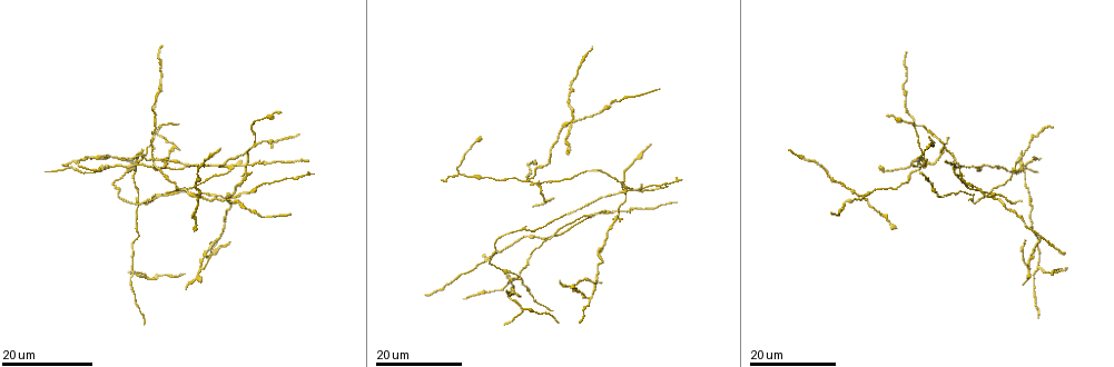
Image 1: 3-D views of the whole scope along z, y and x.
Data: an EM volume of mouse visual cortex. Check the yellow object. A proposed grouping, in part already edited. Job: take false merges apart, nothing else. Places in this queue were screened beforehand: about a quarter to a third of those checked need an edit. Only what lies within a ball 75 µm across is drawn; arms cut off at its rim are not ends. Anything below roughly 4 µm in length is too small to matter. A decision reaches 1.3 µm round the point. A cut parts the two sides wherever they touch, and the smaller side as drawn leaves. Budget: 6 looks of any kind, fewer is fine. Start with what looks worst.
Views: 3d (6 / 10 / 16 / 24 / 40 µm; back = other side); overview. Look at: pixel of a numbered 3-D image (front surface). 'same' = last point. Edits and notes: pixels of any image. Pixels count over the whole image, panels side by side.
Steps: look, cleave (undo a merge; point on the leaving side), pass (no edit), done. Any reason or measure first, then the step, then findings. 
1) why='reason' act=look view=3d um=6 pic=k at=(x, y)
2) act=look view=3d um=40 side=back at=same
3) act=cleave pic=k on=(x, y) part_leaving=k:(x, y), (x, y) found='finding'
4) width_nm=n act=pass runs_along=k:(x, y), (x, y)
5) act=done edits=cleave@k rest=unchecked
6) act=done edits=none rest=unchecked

why='side arm on a straight run' act=look view=3d um=16 pic=1 at=(458, 173)

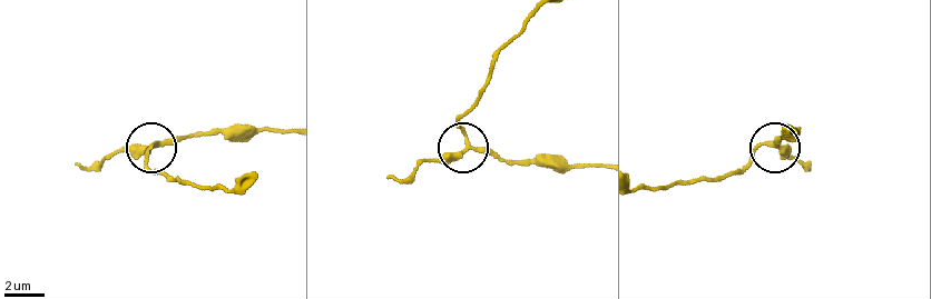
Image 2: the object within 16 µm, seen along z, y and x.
act=look view=3d um=6 pic=2 at=(465, 151)

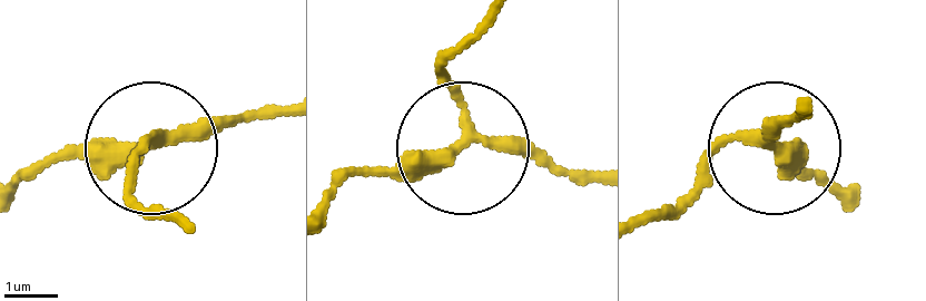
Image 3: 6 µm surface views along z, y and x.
side_arm_um=5 act=pass runs_along=3:(276, 102), (170, 142), (104, 142), (28, 167) found='continuous, no second neuron'

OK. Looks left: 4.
why='sudden change in width' act=look view=3d um=16 pic=1 at=(1017, 170)

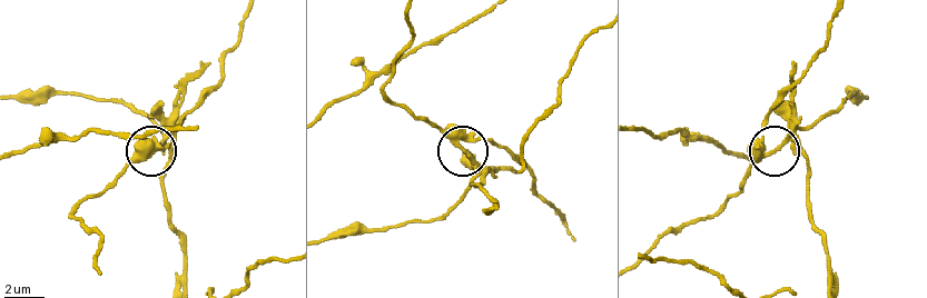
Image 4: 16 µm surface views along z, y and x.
act=look view=3d um=6 pic=4 at=(463, 148)

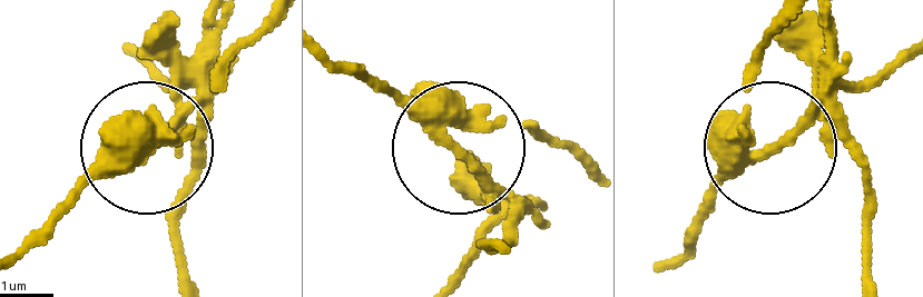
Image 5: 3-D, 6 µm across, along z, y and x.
act=cleave pic=5 on=(483, 190) part_leaving=5:(440, 131), (498, 207), (507, 229), (493, 247) found='two neurons meet here'

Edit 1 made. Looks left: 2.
act=done edits=cleave@5 rest=unchecked

